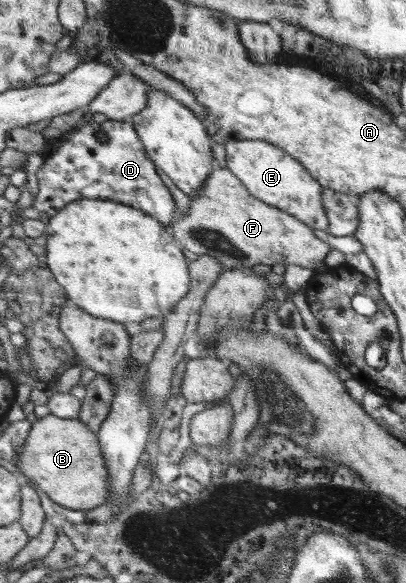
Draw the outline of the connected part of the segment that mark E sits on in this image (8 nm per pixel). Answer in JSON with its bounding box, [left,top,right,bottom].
[225,140,329,231]

